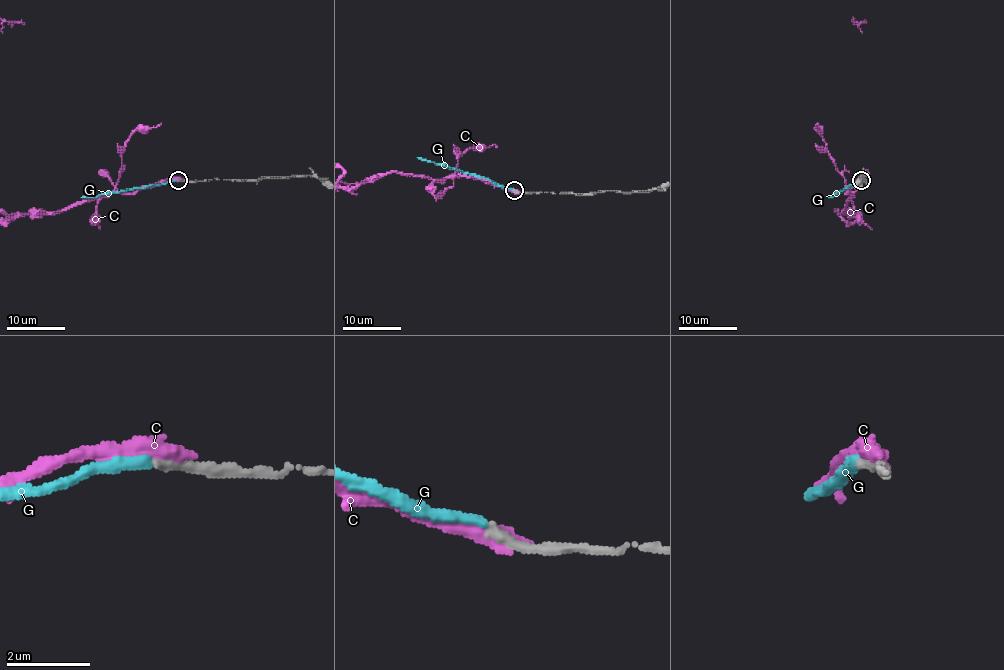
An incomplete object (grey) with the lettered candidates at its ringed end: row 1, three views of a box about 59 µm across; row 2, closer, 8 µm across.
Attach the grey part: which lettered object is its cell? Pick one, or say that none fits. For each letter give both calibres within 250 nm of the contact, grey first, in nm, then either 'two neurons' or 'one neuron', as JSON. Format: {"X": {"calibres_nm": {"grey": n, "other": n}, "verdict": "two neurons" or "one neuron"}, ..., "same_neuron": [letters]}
{"C": {"calibres_nm": {"grey": 280, "other": 550}, "verdict": "two neurons"}, "G": {"calibres_nm": {"grey": 200, "other": 260}, "verdict": "two neurons"}, "same_neuron": []}

